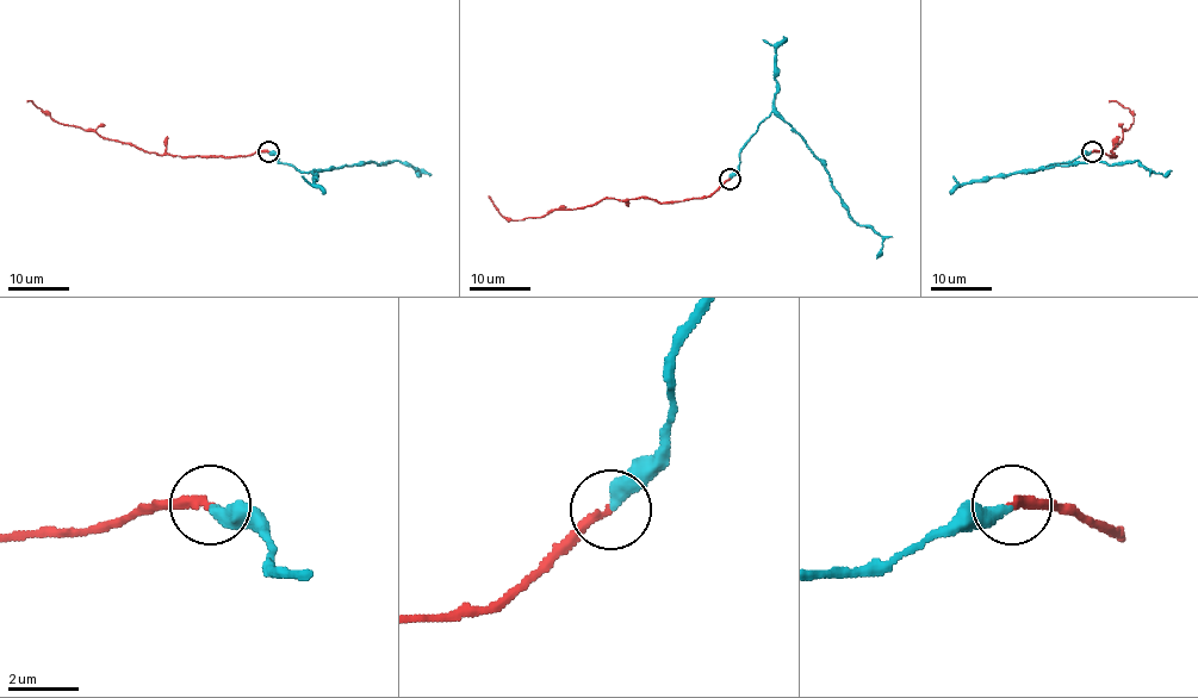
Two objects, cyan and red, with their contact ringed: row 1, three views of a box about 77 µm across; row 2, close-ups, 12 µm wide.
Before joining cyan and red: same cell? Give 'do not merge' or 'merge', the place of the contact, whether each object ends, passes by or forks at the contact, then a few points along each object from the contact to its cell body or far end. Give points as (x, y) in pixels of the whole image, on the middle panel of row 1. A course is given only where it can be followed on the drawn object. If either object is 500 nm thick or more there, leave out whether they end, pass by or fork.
do not merge; place (730, 179); cyan ends; red ends; course cyan (730, 179), (744, 143), (777, 112), (820, 162), (854, 220), (882, 237), (876, 259); course red (730, 179), (708, 195), (662, 204), (641, 197), (603, 199), (516, 220), (508, 220), (488, 195)

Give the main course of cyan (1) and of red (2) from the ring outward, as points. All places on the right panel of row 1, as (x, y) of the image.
1: (1092, 150), (1071, 161), (1050, 163), (1025, 172), (1106, 161), (1109, 164), (1138, 161), (1150, 172), (1172, 170)
2: (1092, 150), (1117, 157), (1110, 155), (1134, 122), (1134, 113), (1128, 107), (1109, 100)

